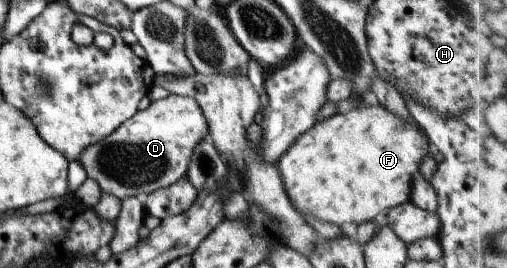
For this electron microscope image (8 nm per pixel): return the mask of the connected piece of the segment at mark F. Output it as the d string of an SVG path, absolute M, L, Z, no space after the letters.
M380 104L354 106L347 114L335 113L315 123L289 146L276 166L284 180L285 194L305 220L315 218L340 227L349 223L359 226L364 222L380 220L390 208L411 200L413 176L425 160L427 150L429 138L417 124L391 114Z

